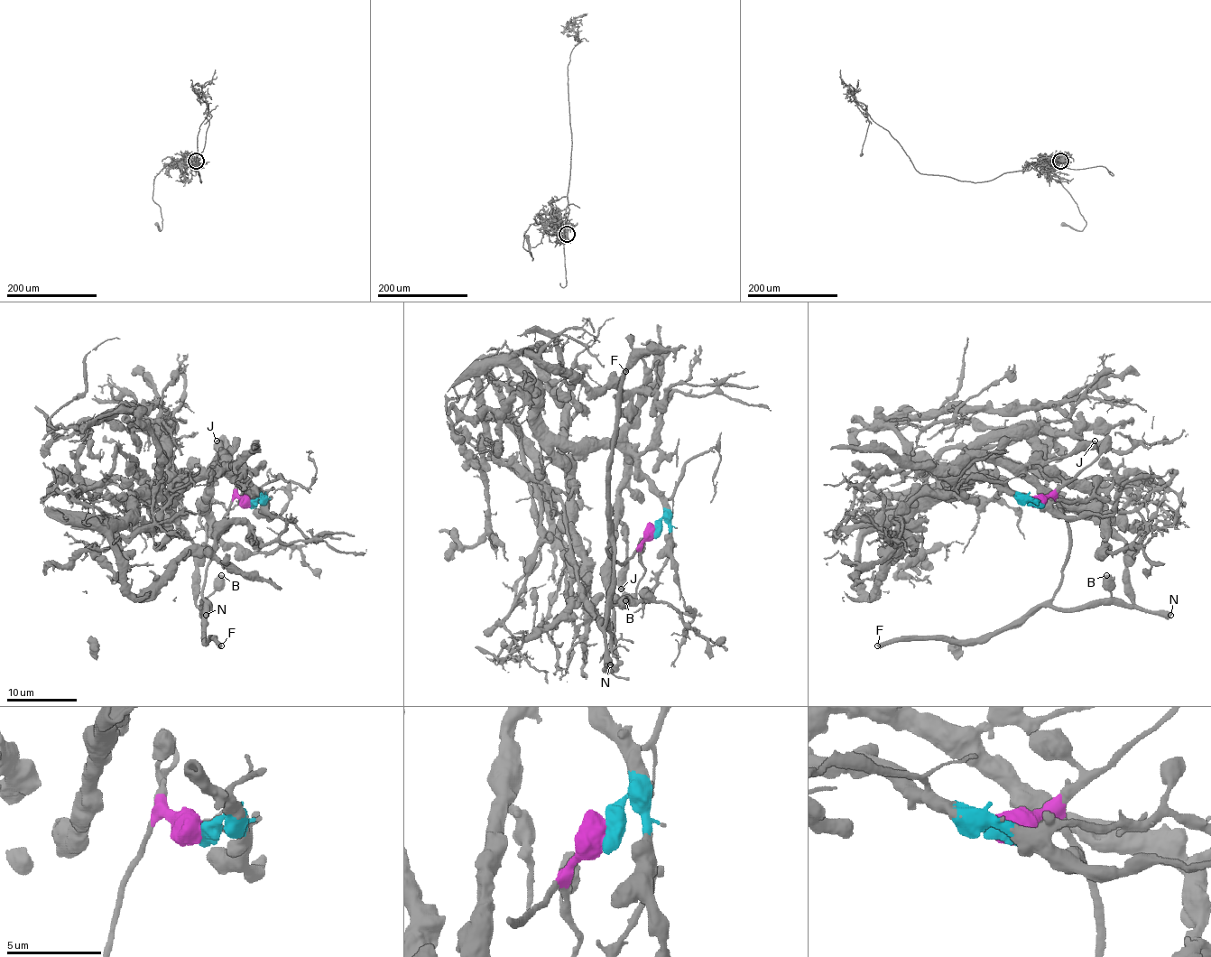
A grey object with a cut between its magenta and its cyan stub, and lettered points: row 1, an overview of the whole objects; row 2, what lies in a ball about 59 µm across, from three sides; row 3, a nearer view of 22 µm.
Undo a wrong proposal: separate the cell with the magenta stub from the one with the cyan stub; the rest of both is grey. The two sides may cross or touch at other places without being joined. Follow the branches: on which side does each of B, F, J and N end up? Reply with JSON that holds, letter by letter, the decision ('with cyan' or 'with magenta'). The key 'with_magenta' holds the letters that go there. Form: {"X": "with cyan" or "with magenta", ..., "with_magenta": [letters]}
{"B": "with magenta", "F": "with magenta", "J": "with cyan", "N": "with magenta", "with_magenta": ["B", "F", "N"]}

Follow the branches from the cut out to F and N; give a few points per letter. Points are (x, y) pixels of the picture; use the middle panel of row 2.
F: (654, 531), (626, 560), (617, 563), (606, 552), (608, 471), (615, 423), (615, 394), (626, 371)
N: (654, 531), (624, 562), (617, 563), (606, 549), (612, 545), (614, 552), (614, 588), (605, 638), (610, 665)

